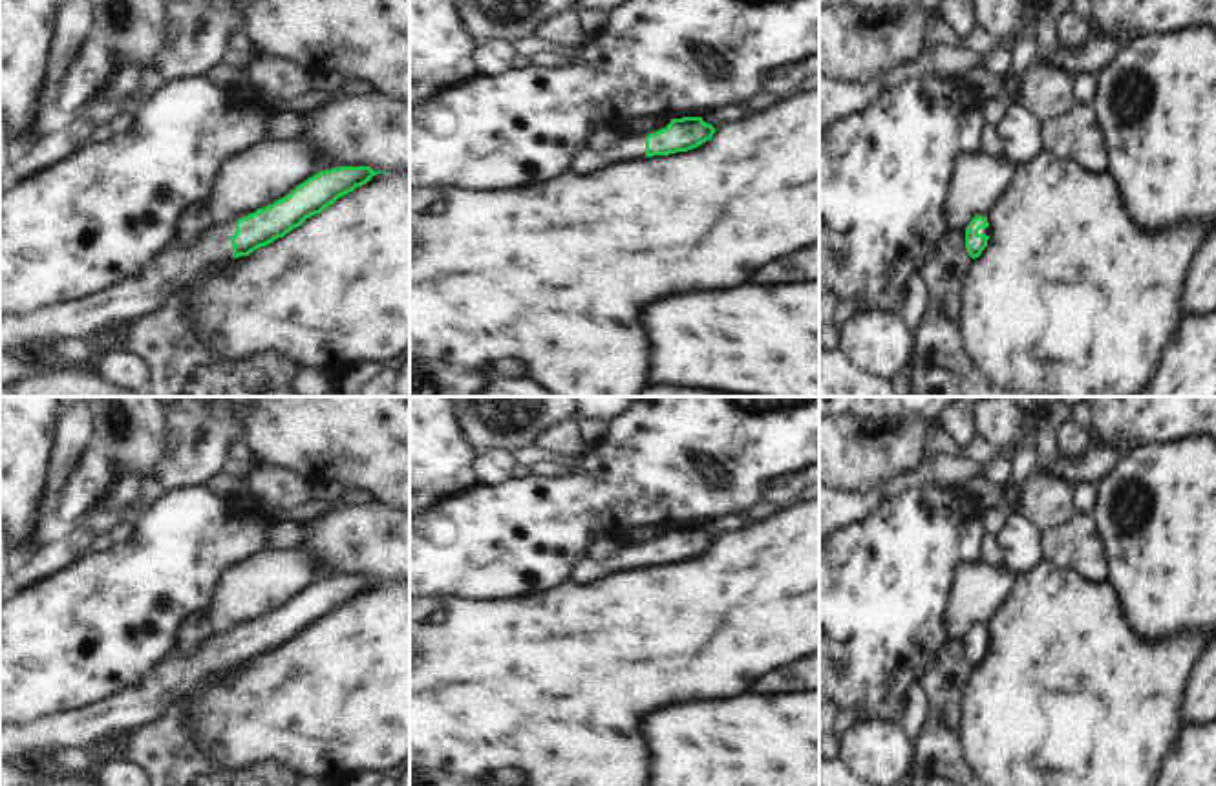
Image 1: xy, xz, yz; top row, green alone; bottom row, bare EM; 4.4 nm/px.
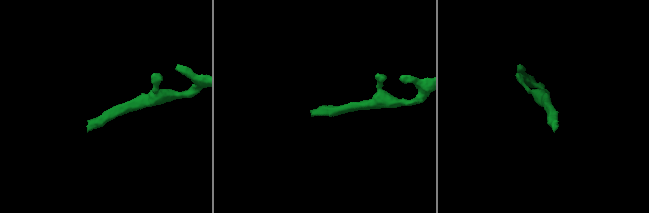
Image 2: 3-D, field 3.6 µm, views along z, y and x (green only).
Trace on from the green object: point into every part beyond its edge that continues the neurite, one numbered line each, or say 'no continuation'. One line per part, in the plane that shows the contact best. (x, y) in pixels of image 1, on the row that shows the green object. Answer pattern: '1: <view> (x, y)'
1: xy (143, 295)

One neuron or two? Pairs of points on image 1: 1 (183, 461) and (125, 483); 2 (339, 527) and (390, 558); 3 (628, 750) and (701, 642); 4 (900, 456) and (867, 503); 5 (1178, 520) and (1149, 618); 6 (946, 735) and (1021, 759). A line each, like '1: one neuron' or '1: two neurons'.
1: two neurons
2: one neuron
3: one neuron
4: two neurons
5: one neuron
6: two neurons

